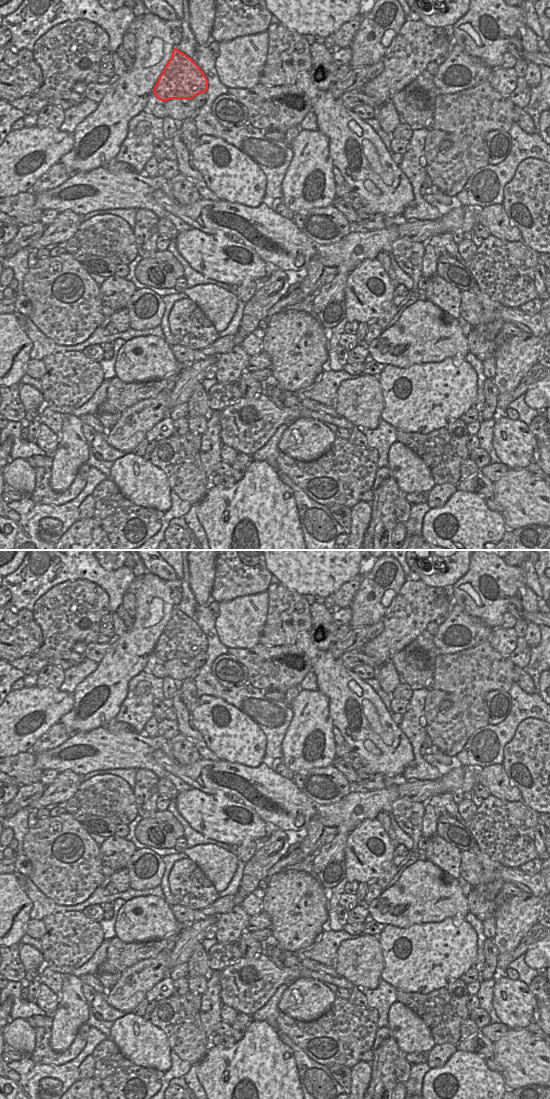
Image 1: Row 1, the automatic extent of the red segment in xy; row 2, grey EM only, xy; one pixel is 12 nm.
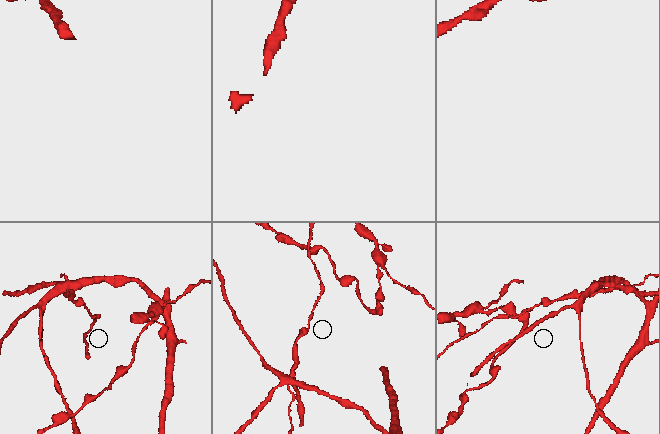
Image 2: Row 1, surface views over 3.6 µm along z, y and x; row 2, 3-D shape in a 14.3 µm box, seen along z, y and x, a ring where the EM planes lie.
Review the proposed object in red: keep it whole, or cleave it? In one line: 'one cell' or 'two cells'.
two cells

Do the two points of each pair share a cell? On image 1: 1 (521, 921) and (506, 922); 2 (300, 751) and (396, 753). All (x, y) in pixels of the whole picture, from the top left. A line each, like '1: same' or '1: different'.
1: same
2: different

